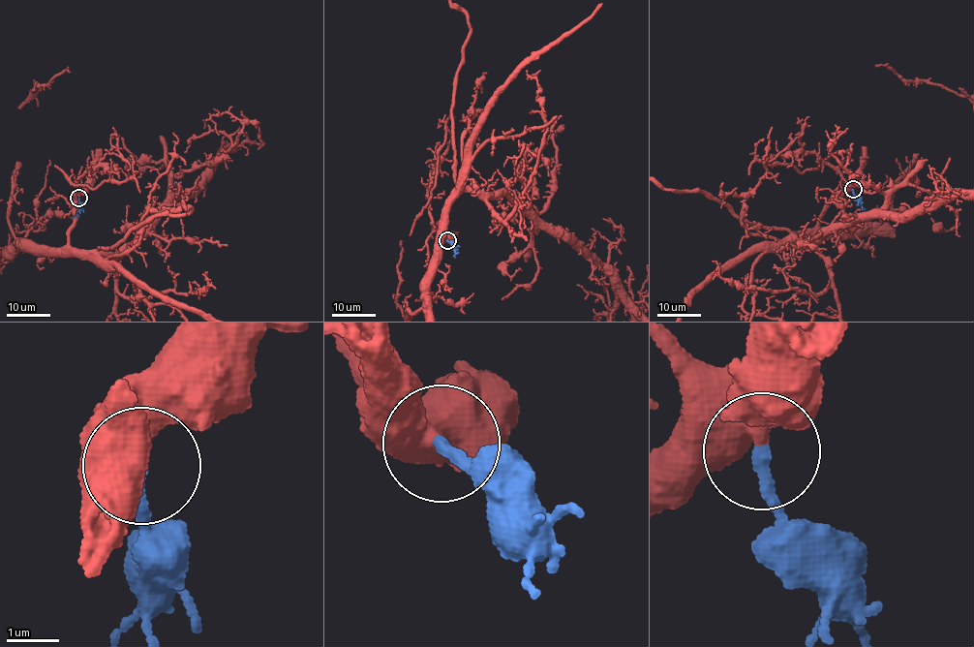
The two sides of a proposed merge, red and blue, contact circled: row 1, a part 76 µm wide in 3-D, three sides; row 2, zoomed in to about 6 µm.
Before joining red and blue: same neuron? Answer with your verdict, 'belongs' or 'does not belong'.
belongs

